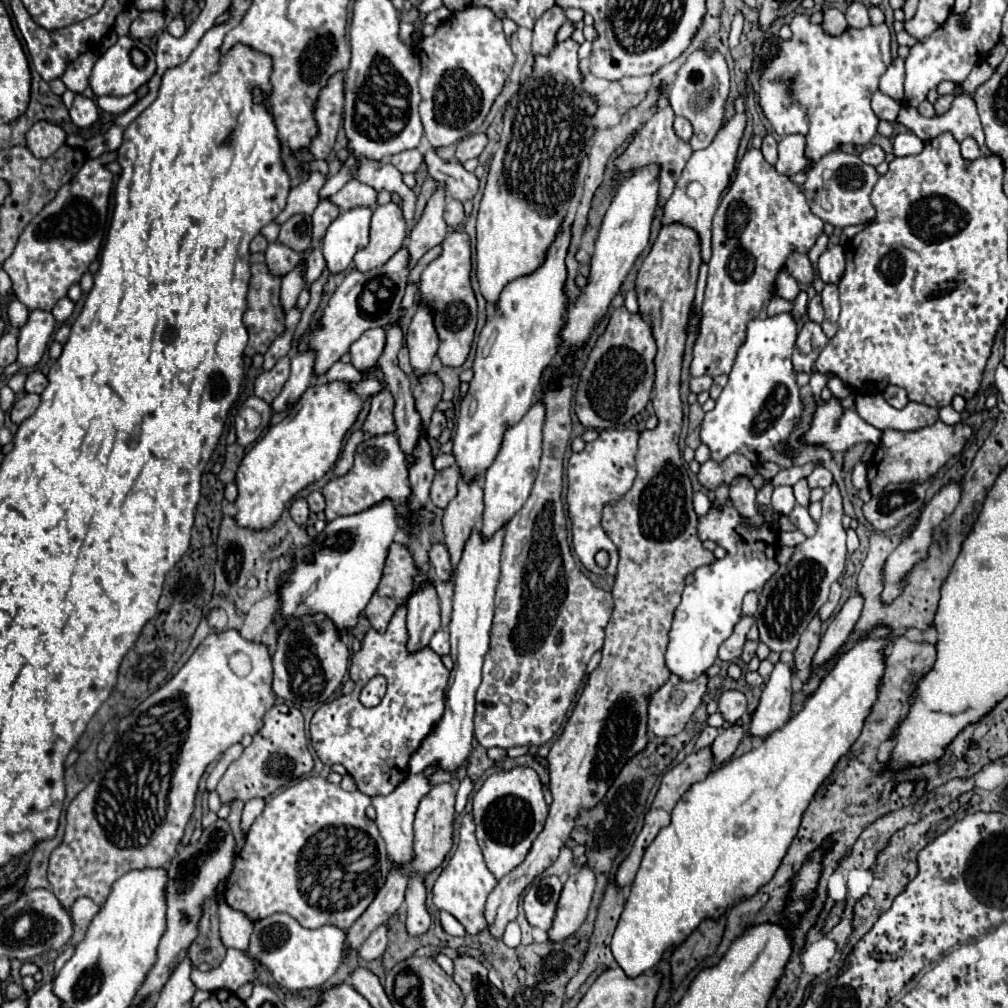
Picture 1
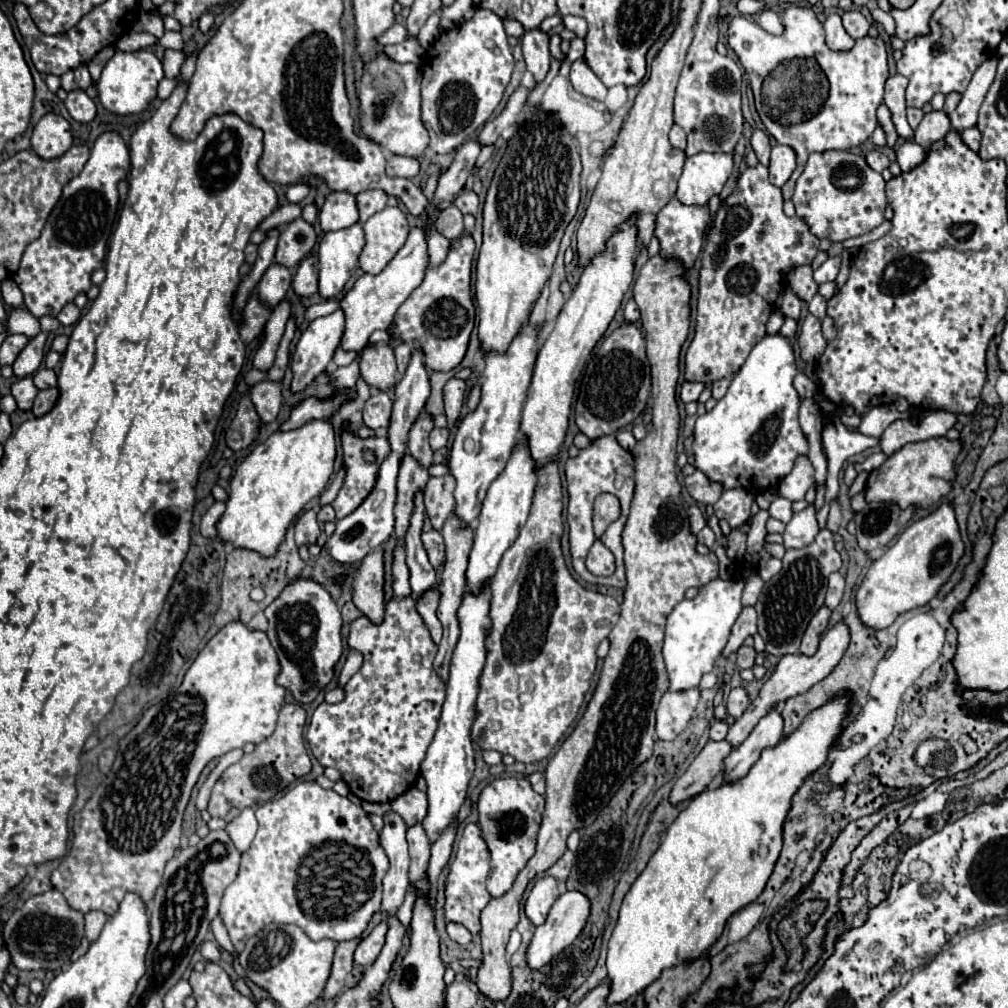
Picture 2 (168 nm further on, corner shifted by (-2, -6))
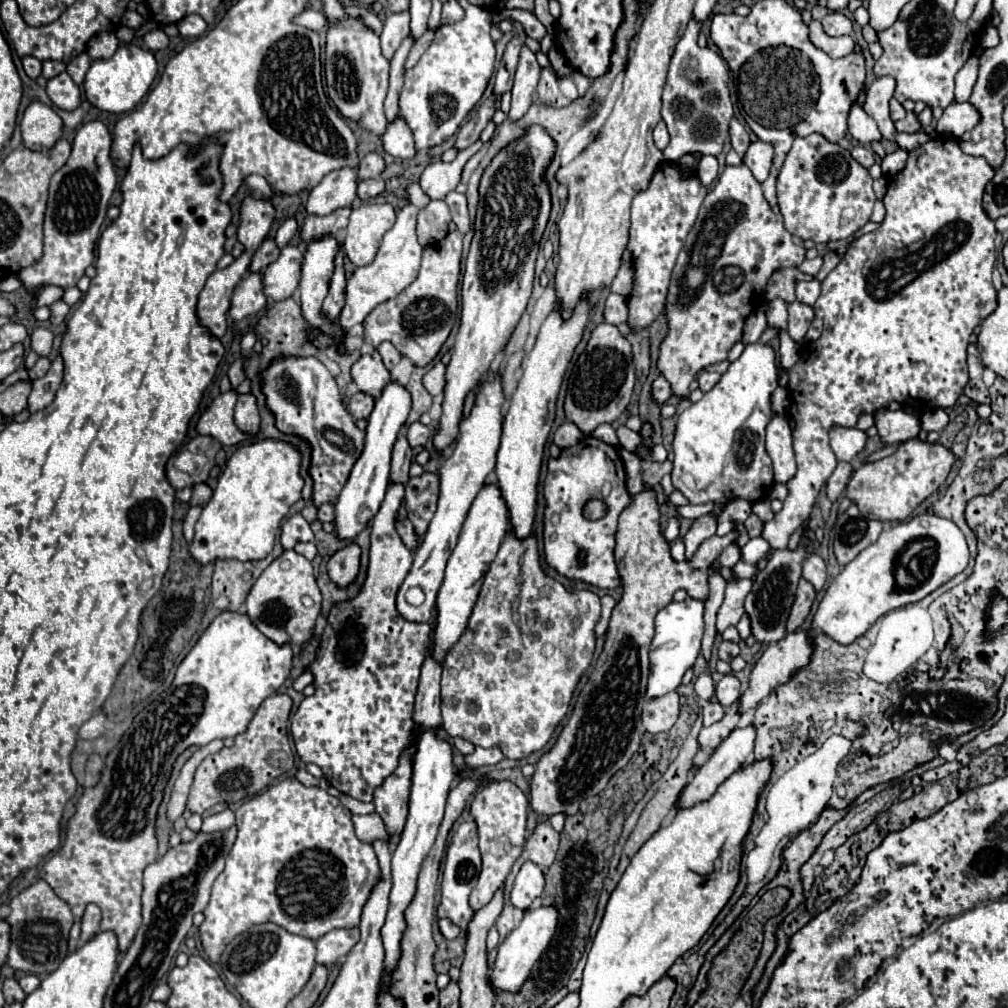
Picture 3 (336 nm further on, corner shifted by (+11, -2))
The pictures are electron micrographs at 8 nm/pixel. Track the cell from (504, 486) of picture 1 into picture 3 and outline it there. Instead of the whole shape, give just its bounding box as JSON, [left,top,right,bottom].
[432,484,510,662]

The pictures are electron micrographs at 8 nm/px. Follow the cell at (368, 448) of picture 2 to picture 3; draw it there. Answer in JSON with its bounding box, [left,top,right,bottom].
[262,358,364,504]

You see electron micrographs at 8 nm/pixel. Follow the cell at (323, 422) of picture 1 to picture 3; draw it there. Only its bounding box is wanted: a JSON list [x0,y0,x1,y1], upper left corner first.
[190,440,304,564]

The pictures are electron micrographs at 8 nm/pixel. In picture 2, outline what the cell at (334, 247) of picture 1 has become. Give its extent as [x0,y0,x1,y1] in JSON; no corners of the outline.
[319,224,365,300]

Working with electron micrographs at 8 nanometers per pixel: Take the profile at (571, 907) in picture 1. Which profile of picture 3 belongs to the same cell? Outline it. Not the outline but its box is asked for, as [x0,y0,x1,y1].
[490,906,560,992]

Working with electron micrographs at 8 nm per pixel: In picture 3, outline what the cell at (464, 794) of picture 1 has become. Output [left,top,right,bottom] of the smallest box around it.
[316,928,360,966]

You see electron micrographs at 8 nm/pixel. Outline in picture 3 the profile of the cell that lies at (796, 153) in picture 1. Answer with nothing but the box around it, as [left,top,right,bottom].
[744,140,774,182]

